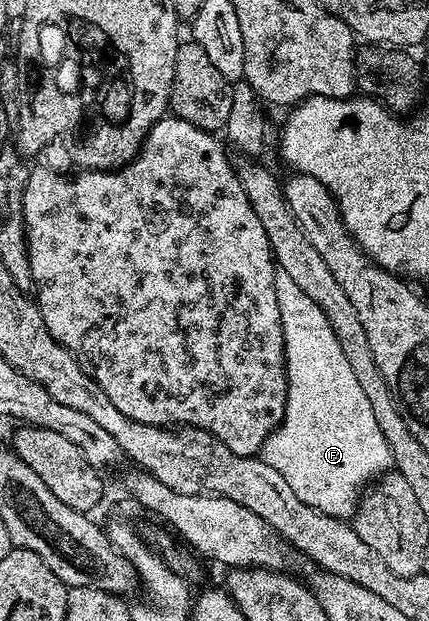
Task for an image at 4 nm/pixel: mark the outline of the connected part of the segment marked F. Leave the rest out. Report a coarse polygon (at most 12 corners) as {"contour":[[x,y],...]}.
{"contour":[[277,269],[287,403],[259,456],[342,519],[393,469],[327,315]]}

